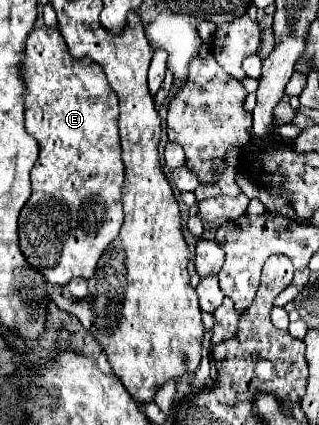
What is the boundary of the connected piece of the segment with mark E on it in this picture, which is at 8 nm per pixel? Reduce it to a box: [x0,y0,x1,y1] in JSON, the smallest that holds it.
[20,26,124,286]

